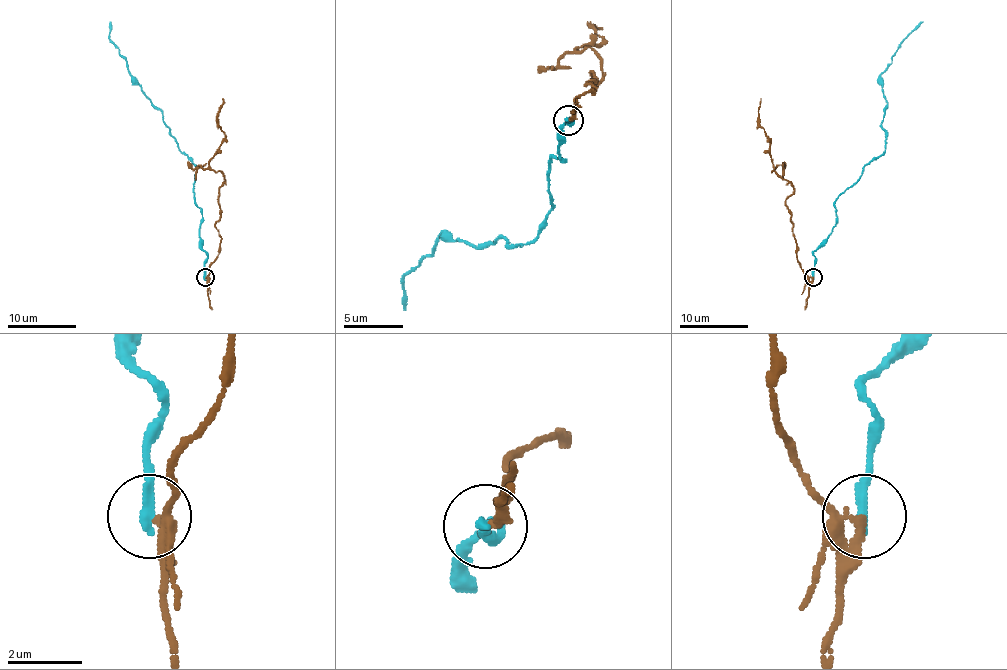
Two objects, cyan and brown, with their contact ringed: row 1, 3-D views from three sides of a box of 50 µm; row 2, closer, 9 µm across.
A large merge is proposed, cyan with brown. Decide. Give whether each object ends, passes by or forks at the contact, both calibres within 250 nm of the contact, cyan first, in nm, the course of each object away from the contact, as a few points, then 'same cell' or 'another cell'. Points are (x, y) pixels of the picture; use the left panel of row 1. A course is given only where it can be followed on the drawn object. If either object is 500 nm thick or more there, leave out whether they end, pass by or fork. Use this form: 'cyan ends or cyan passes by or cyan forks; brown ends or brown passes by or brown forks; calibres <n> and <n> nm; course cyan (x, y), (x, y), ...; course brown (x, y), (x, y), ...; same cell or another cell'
cyan ends; brown passes by; calibres 320 and 170 nm; course cyan (204, 277), (208, 256), (199, 236), (202, 219), (196, 200), (196, 167), (109, 39), (111, 22); course brown (206, 277), (218, 255), (214, 224), (225, 182), (209, 165), (225, 136), (218, 124), (221, 98); another cell

